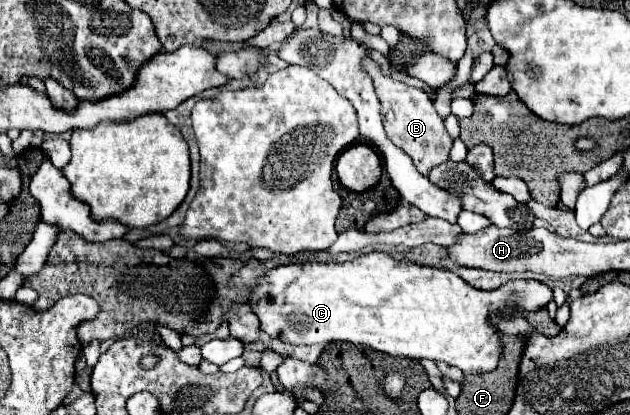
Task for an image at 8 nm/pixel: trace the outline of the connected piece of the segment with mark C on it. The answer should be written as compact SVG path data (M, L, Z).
M374 251L348 263L304 261L280 265L260 277L252 295L252 309L260 319L262 331L284 343L314 345L348 341L394 357L444 361L458 367L466 375L478 375L496 369L502 351L498 331L488 325L488 311L492 315L496 309L494 305L502 305L502 311L534 311L546 307L550 299L552 289L538 281L510 281L500 289L480 291L450 271L422 267L410 261L396 261L388 253Z

